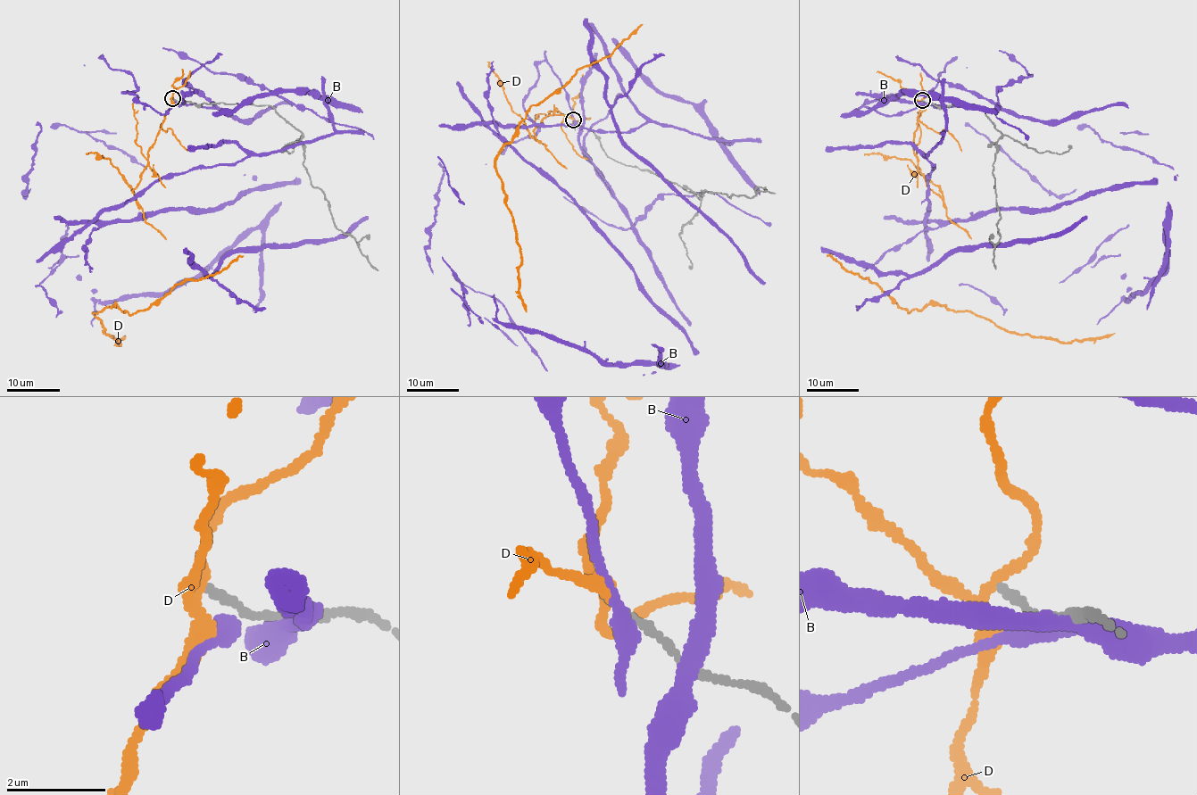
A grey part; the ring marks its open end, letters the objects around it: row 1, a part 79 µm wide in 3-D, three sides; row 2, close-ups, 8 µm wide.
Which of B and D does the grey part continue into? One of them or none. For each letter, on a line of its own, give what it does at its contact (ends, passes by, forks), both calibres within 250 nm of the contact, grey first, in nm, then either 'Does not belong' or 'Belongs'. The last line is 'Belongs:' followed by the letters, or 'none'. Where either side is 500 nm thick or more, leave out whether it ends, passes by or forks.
B: It passes by. Thickness 200 nm (grey) against 320 nm. Does not belong
D: It forks there. Thickness 150 nm (grey) against 160 nm. Does not belong
Belongs: none

